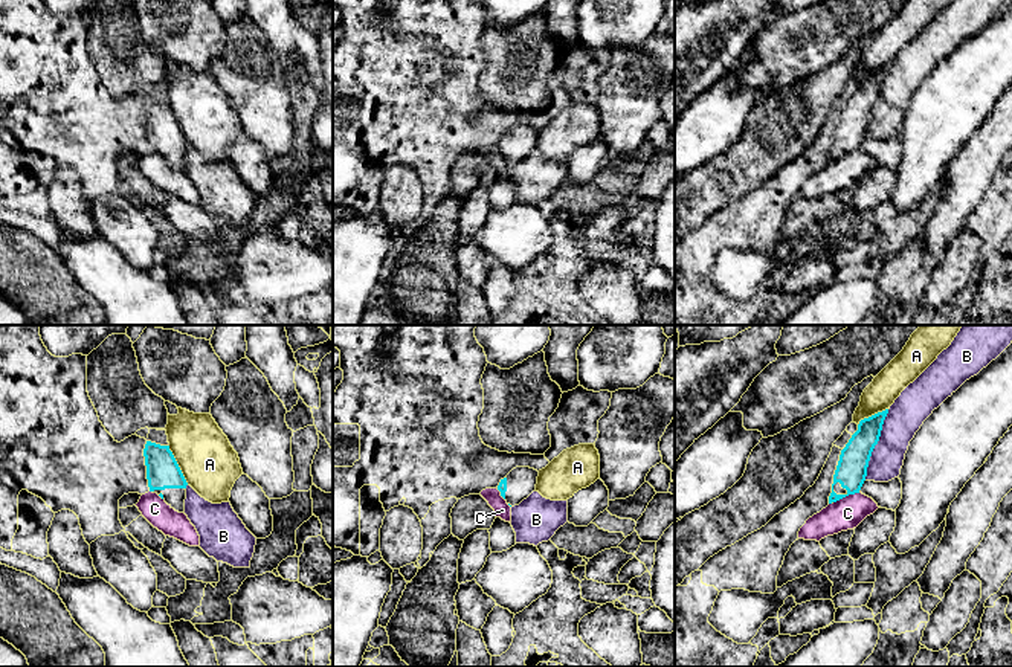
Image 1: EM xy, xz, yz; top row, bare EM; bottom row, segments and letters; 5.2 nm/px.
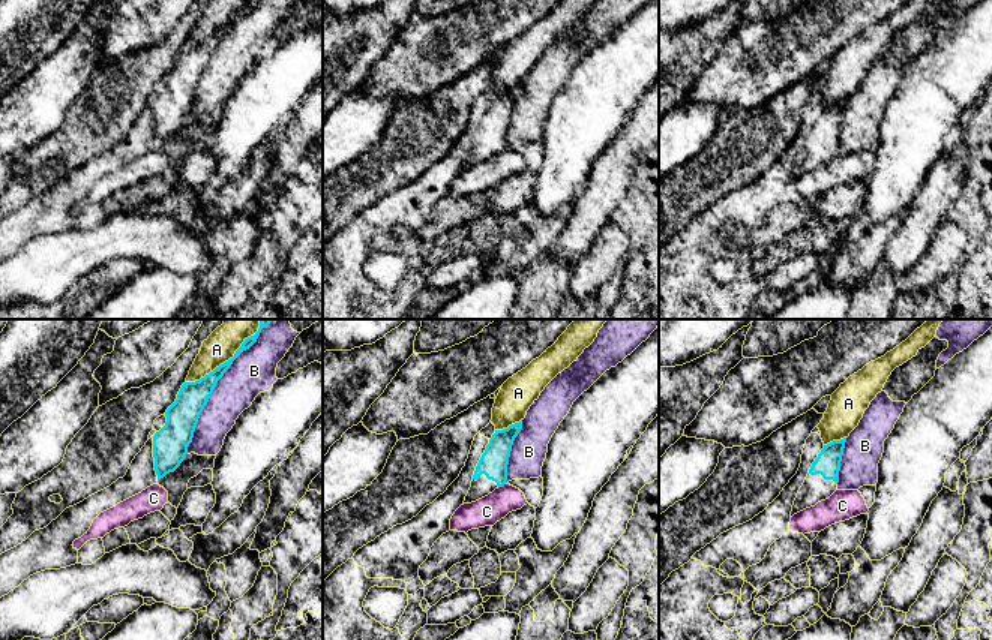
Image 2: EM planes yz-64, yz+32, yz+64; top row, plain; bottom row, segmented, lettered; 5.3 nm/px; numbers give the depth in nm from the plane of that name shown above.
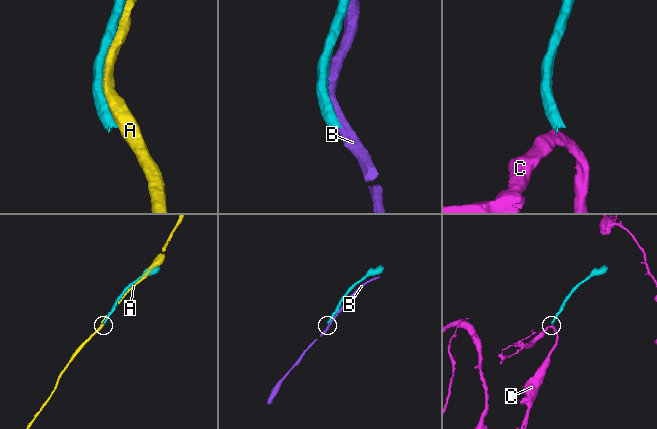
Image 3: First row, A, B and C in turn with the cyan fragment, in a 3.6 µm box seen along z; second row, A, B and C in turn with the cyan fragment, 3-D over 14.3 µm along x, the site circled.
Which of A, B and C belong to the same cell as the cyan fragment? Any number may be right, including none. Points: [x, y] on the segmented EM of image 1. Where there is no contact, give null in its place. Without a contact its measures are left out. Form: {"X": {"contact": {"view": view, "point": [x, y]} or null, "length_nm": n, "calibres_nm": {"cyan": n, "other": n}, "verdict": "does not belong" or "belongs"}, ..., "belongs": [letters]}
{"A": {"contact": {"view": "xy", "point": [177, 466]}, "length_nm": 240, "calibres_nm": {"cyan": 180, "other": 300}, "verdict": "does not belong"}, "B": {"contact": {"view": "yz", "point": [876, 443]}, "length_nm": 400, "calibres_nm": {"cyan": 160, "other": 190}, "verdict": "does not belong"}, "C": {"contact": {"view": "yz", "point": [846, 495]}, "length_nm": 160, "calibres_nm": {"cyan": 160, "other": 170}, "verdict": "does not belong"}, "belongs": []}

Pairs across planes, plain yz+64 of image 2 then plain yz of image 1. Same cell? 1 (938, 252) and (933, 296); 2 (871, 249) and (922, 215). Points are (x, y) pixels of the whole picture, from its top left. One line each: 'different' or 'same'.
1: same
2: same

